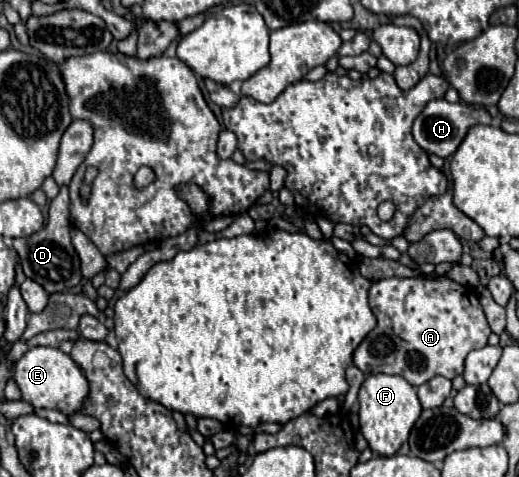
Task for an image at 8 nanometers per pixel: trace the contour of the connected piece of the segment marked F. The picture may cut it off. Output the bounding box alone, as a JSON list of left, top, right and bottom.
[359,375,421,455]

